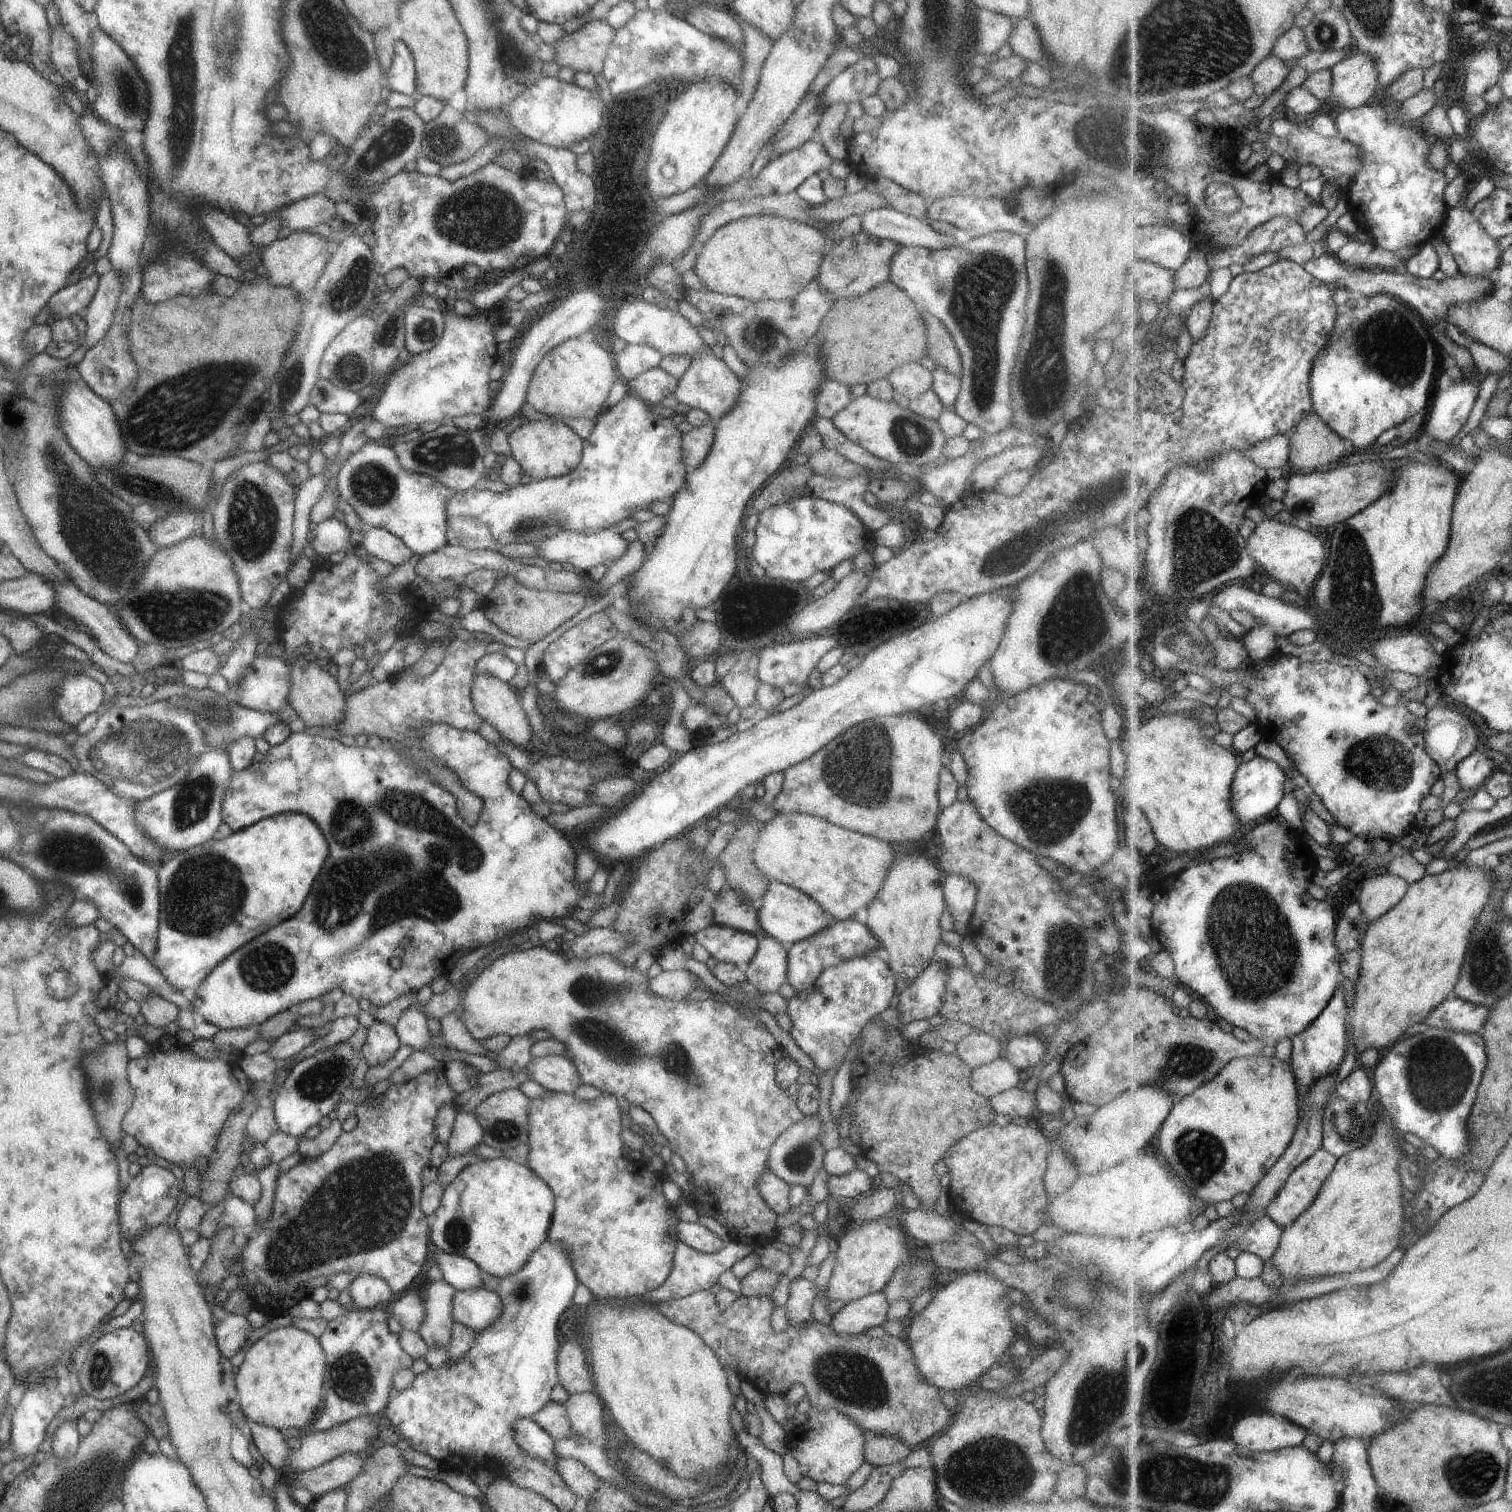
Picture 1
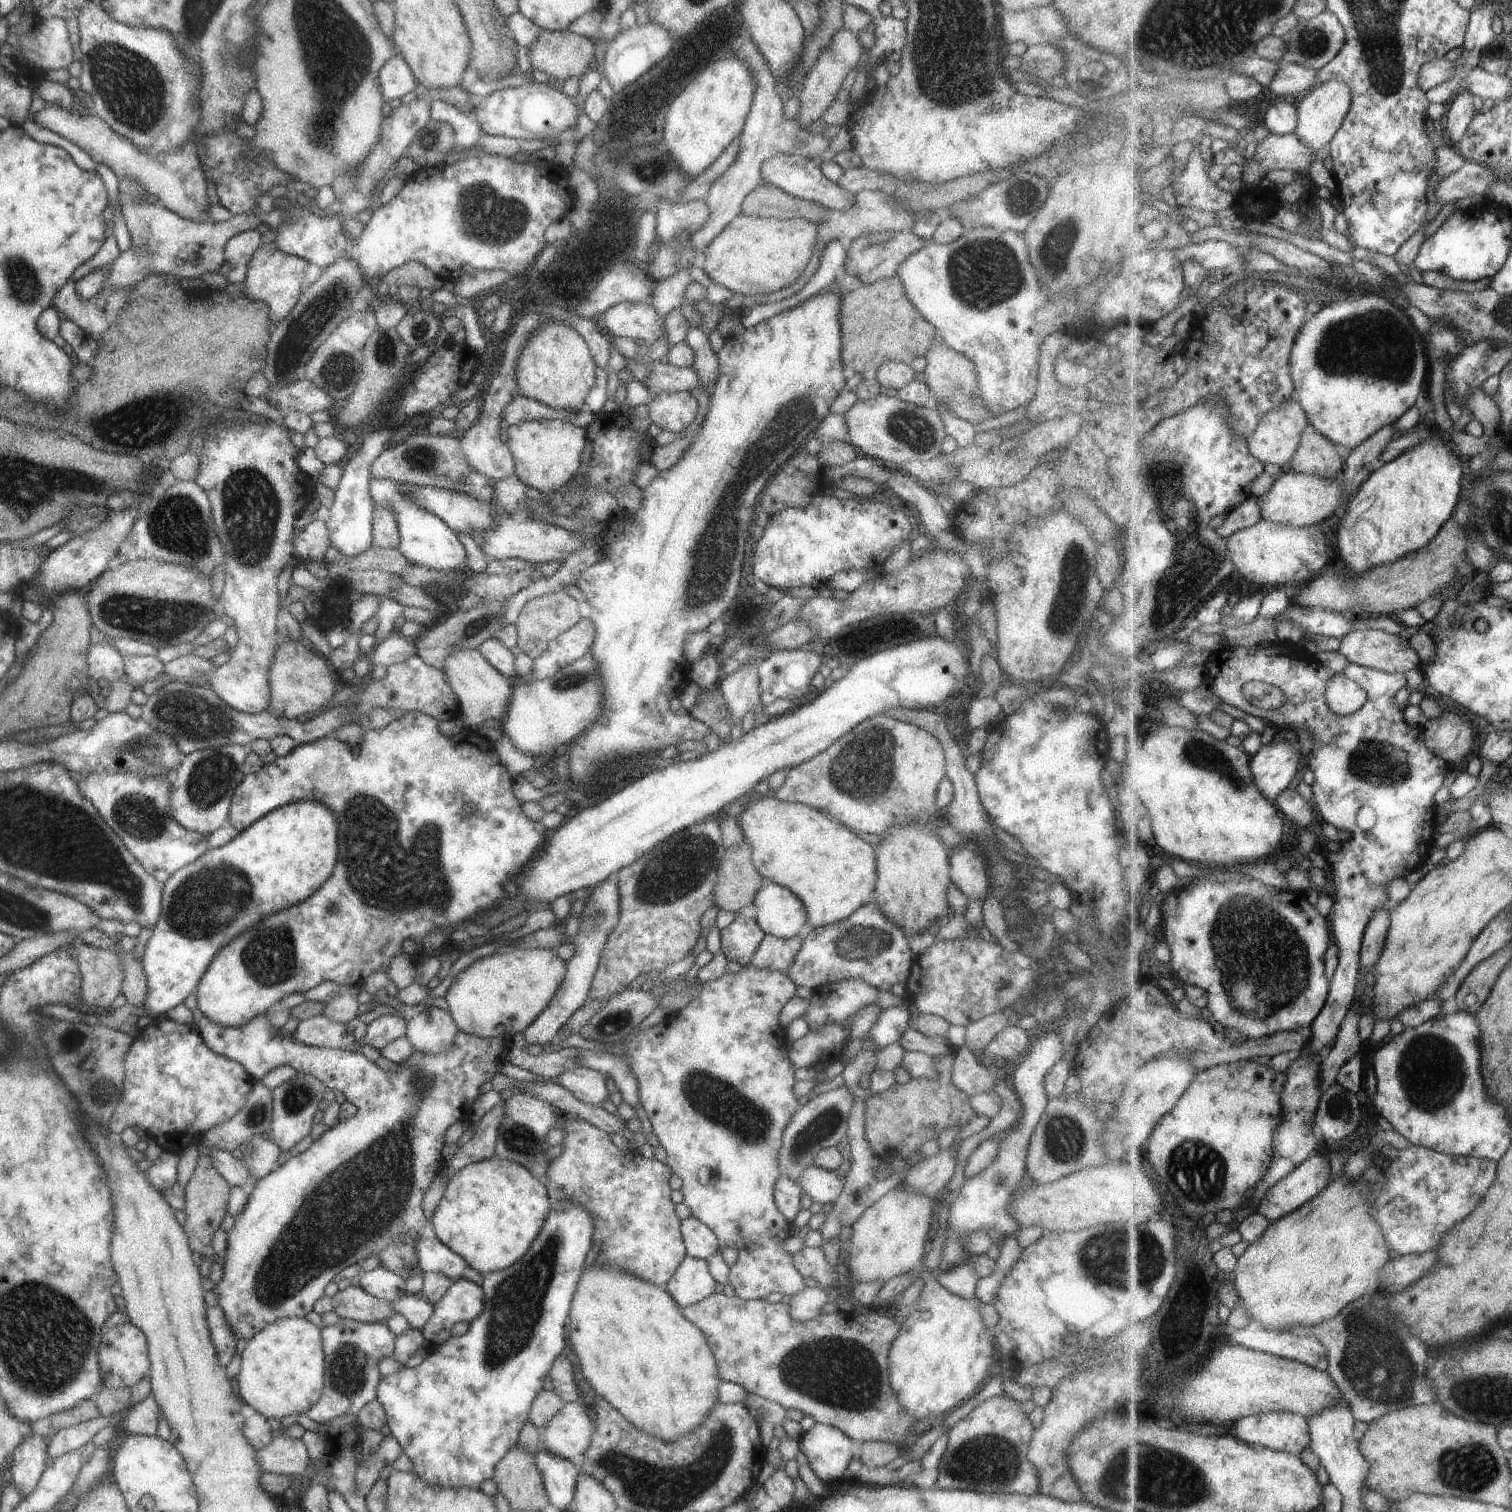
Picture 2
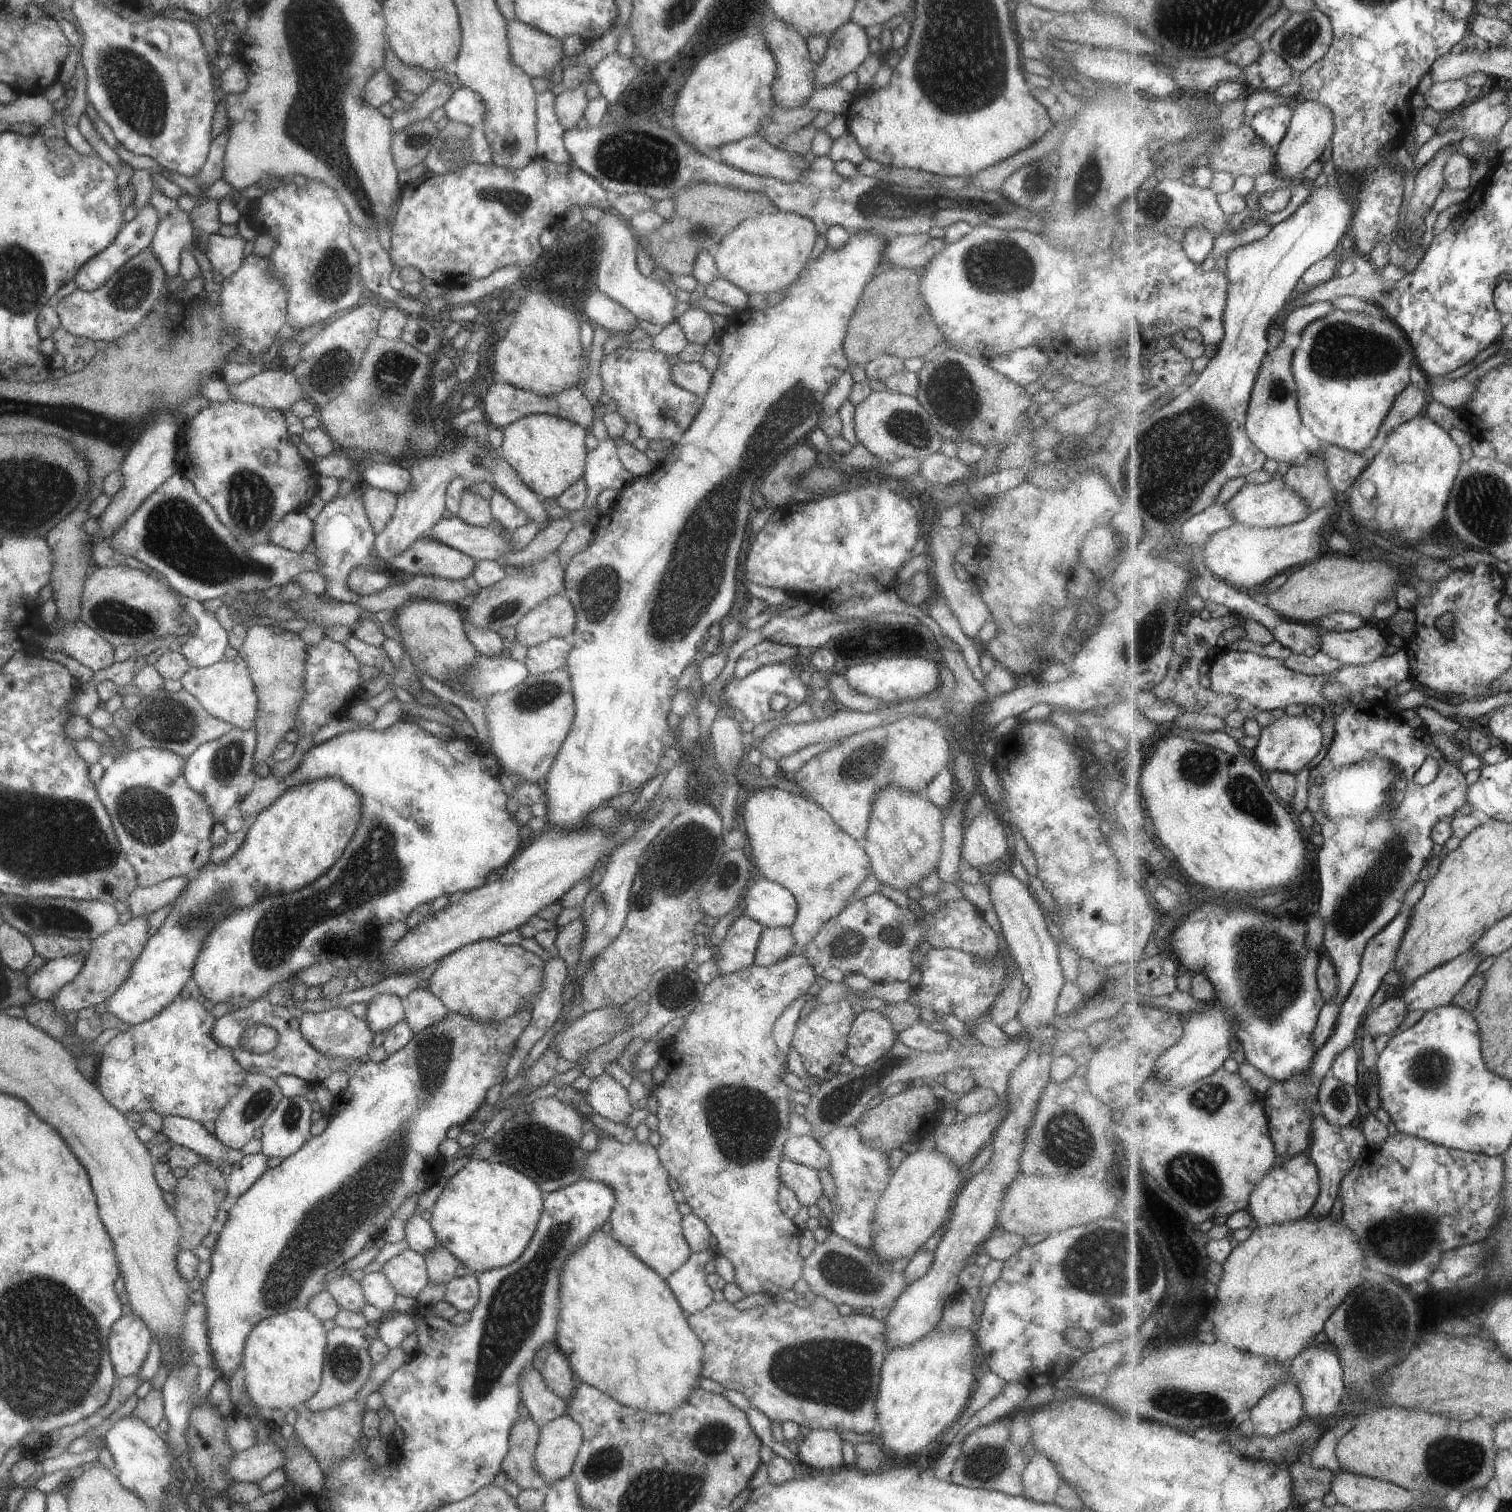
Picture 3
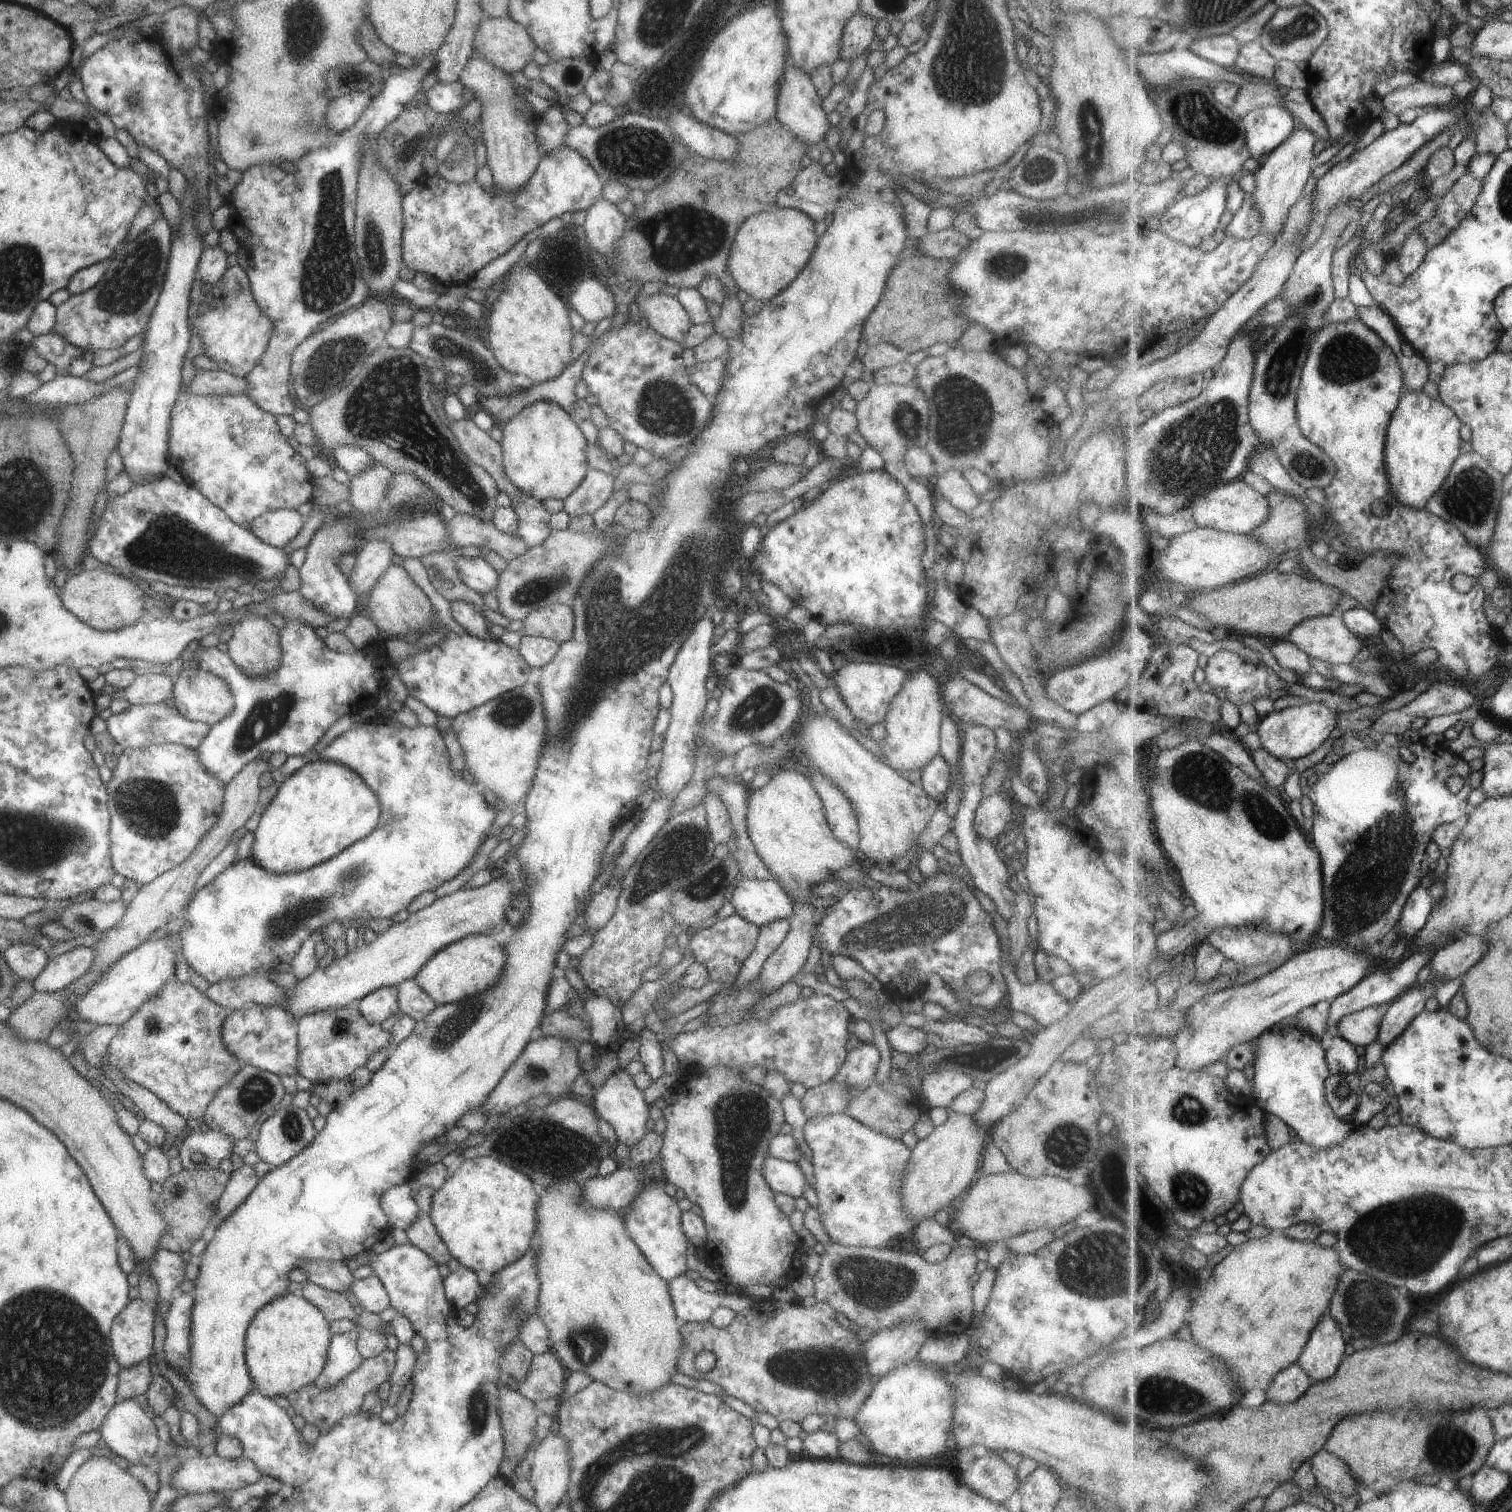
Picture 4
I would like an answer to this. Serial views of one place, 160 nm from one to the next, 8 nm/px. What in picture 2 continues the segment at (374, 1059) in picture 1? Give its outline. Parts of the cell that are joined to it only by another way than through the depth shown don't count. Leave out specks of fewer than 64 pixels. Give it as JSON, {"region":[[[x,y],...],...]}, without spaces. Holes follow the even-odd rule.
{"region":[[[386,1011],[379,1013],[378,1018],[367,1024],[365,1036],[361,1038],[361,1044],[381,1051],[385,1044],[405,1035],[405,1026],[406,1020],[401,1015],[395,1016]]]}

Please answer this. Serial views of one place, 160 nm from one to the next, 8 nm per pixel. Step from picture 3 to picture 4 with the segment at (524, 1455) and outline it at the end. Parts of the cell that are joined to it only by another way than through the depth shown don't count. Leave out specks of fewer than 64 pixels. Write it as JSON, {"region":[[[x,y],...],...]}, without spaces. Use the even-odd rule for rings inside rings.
{"region":[[[501,1379],[497,1384],[497,1416],[503,1432],[503,1457],[506,1460],[521,1458],[533,1442],[536,1426],[535,1406],[531,1400],[526,1400],[516,1389],[509,1388]]]}

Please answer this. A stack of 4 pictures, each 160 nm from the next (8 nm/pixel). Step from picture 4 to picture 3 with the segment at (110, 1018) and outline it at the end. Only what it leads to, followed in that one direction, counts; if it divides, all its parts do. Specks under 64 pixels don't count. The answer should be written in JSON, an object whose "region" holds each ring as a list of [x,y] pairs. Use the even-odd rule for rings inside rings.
{"region":[[[321,776],[289,786],[283,794],[277,796],[277,800],[273,800],[267,808],[259,812],[251,825],[245,828],[243,844],[225,862],[209,863],[203,868],[200,867],[193,880],[189,880],[189,884],[177,894],[172,901],[173,906],[169,914],[157,928],[157,932],[145,942],[144,948],[133,960],[129,974],[125,976],[121,986],[103,1000],[105,1012],[121,1020],[121,1023],[129,1025],[141,1023],[161,1012],[180,994],[183,987],[190,984],[195,956],[201,951],[203,938],[227,912],[251,906],[253,902],[257,902],[259,896],[296,892],[305,884],[317,880],[341,856],[353,832],[357,830],[359,818],[361,818],[361,798],[341,778]]]}

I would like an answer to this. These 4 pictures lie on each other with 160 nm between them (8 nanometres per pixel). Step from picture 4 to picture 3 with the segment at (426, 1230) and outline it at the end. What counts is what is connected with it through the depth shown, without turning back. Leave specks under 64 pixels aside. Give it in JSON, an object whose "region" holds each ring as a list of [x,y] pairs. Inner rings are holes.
{"region":[[[435,1244],[423,1252],[427,1281],[431,1284],[445,1284],[454,1278],[455,1268],[459,1262],[443,1246]]]}

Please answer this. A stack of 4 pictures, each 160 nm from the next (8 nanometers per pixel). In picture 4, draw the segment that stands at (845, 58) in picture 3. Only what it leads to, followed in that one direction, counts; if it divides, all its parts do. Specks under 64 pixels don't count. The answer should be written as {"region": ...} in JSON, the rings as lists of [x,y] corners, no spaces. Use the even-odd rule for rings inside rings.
{"region":[[[853,12],[853,16],[847,20],[843,32],[841,32],[841,52],[839,59],[855,59],[865,52],[874,37],[876,21],[861,12]]]}

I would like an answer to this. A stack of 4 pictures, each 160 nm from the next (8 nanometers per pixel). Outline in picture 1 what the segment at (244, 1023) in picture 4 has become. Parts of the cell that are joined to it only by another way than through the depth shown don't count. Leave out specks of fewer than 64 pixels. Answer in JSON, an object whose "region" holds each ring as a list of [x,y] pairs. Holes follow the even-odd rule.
{"region":[[[436,1068],[433,1070],[425,1070],[421,1072],[411,1080],[407,1080],[402,1084],[392,1084],[387,1080],[382,1084],[371,1086],[371,1084],[363,1084],[362,1089],[365,1089],[368,1093],[362,1101],[353,1102],[356,1103],[354,1115],[357,1122],[352,1130],[349,1132],[341,1132],[337,1137],[337,1140],[331,1144],[328,1150],[319,1154],[319,1156],[303,1157],[293,1168],[289,1168],[287,1172],[279,1175],[275,1180],[275,1189],[273,1194],[273,1201],[268,1216],[262,1220],[254,1222],[254,1229],[251,1237],[247,1238],[245,1245],[241,1251],[238,1252],[236,1257],[239,1259],[237,1263],[241,1267],[242,1274],[237,1276],[239,1284],[237,1288],[243,1291],[243,1288],[247,1292],[253,1292],[251,1299],[257,1298],[257,1302],[261,1306],[269,1304],[271,1306],[271,1312],[277,1312],[277,1315],[285,1313],[295,1306],[299,1300],[303,1300],[309,1294],[310,1289],[305,1287],[302,1282],[315,1277],[323,1276],[330,1277],[331,1275],[339,1274],[340,1272],[349,1272],[349,1274],[369,1274],[370,1276],[379,1276],[383,1278],[384,1282],[387,1282],[389,1288],[391,1288],[391,1295],[393,1297],[399,1295],[399,1292],[403,1288],[407,1288],[410,1282],[419,1274],[421,1266],[424,1264],[425,1257],[429,1250],[432,1250],[431,1243],[429,1241],[429,1221],[419,1208],[420,1192],[421,1192],[421,1178],[420,1173],[423,1168],[430,1166],[430,1151],[434,1144],[437,1142],[435,1138],[435,1126],[433,1126],[433,1118],[437,1114],[437,1110],[443,1106],[443,1104],[449,1104],[451,1108],[454,1108],[457,1104],[457,1094],[448,1087],[447,1080],[445,1078],[445,1072],[442,1068]]]}

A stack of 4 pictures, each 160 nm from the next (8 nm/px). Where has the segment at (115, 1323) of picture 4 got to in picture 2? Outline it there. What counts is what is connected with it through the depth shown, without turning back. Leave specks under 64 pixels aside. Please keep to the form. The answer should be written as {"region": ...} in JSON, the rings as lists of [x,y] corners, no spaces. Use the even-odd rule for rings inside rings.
{"region":[[[129,1322],[103,1329],[97,1348],[97,1362],[101,1372],[100,1388],[131,1387],[145,1377],[149,1369],[147,1342],[143,1332]]]}

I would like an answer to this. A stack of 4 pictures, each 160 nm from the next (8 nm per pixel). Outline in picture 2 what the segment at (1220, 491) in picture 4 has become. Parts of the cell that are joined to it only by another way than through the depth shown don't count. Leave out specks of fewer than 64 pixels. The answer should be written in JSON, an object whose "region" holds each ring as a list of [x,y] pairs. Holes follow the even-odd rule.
{"region":[[[1286,471],[1281,478],[1274,480],[1269,490],[1258,497],[1261,518],[1278,524],[1292,525],[1295,527],[1315,526],[1321,524],[1340,512],[1340,518],[1345,511],[1341,506],[1346,506],[1343,477],[1335,480],[1325,480],[1319,476],[1307,476]]]}

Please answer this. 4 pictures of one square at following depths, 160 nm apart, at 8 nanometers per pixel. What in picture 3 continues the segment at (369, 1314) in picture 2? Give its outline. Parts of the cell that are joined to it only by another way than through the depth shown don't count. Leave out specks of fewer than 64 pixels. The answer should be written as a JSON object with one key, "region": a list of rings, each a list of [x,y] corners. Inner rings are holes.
{"region":[[[347,1273],[341,1277],[331,1276],[325,1290],[333,1296],[333,1300],[340,1310],[361,1313],[361,1308],[363,1308],[365,1302],[363,1302],[359,1281],[353,1280]]]}

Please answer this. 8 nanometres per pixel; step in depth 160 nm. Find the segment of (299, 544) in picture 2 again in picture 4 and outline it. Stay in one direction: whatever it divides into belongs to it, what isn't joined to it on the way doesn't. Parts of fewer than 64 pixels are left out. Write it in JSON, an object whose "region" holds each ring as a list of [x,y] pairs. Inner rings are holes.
{"region":[[[295,509],[265,510],[247,528],[263,544],[282,549],[297,536],[306,519]]]}

